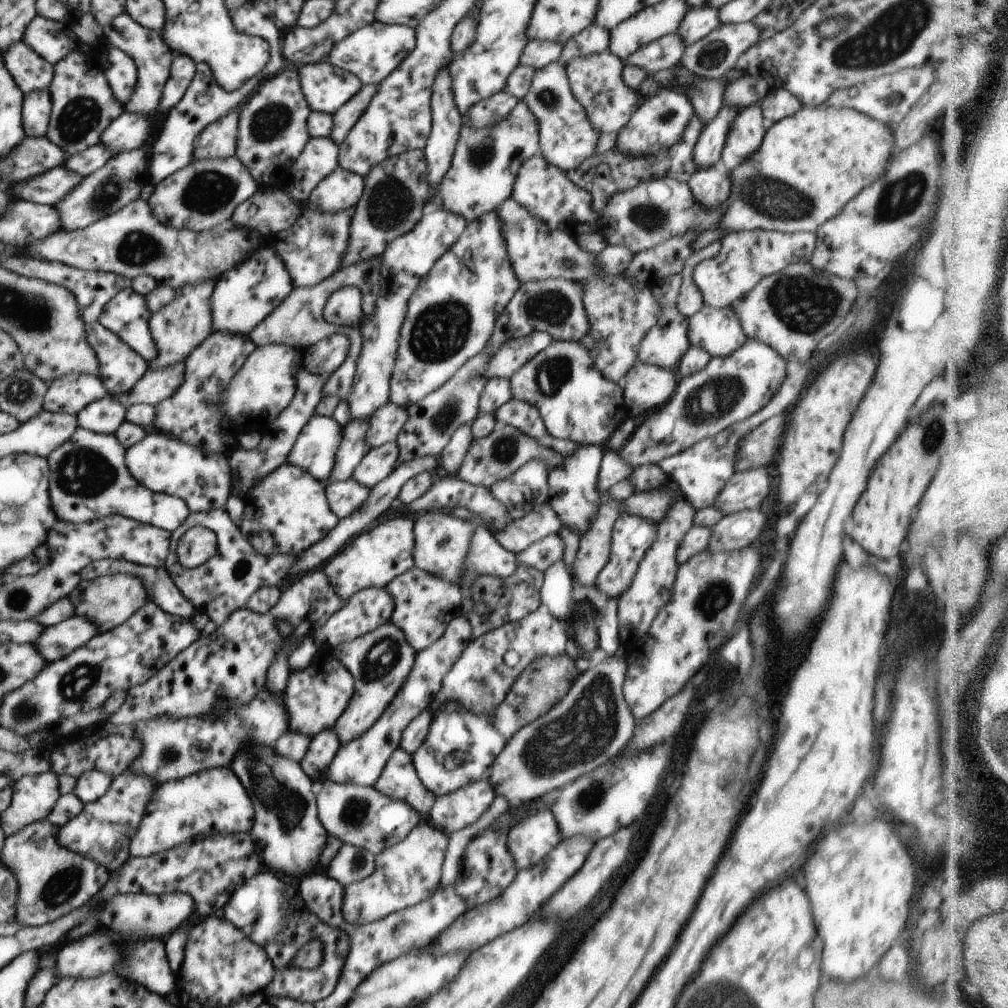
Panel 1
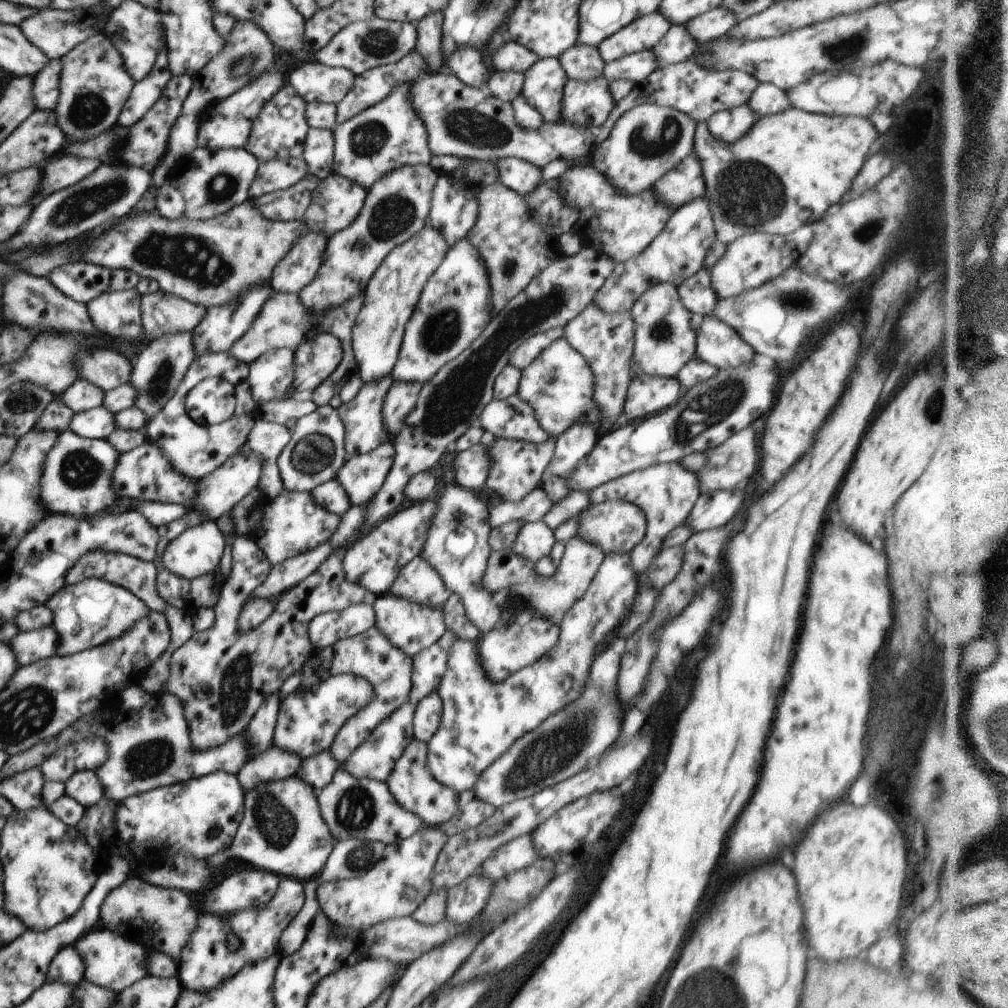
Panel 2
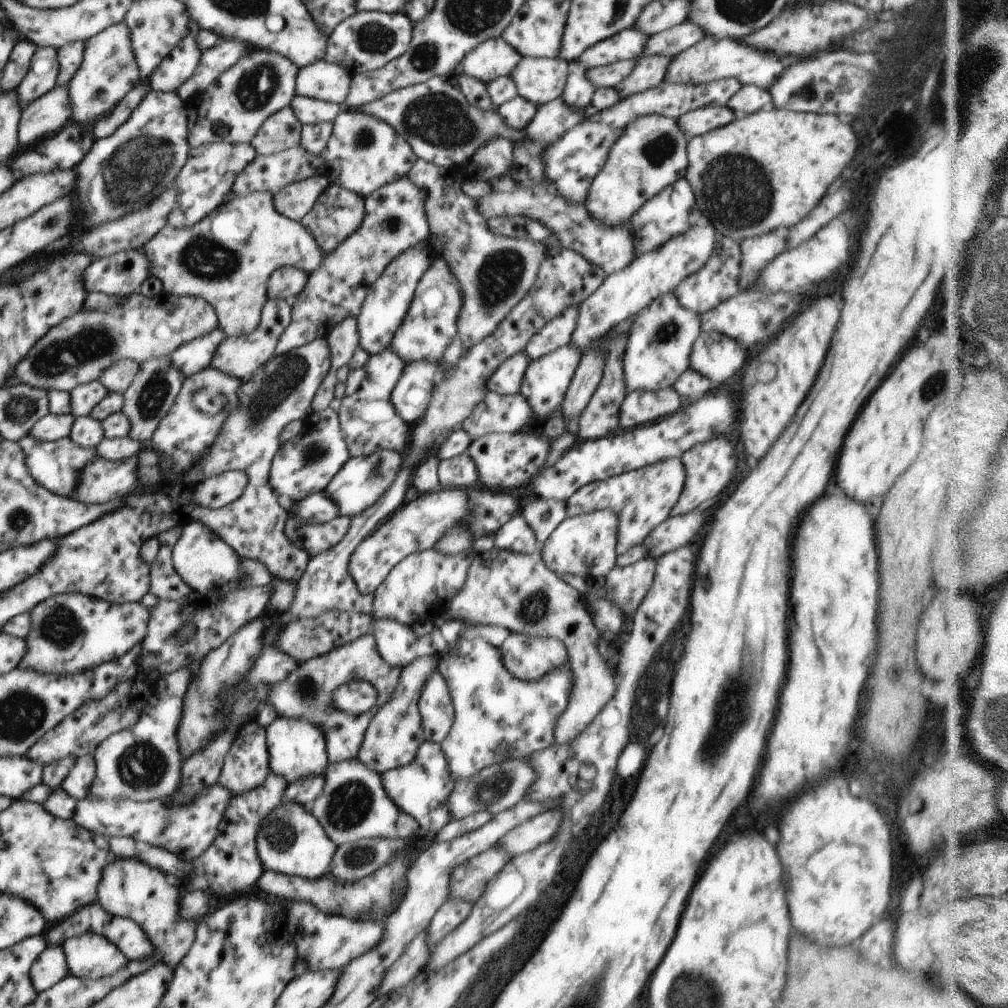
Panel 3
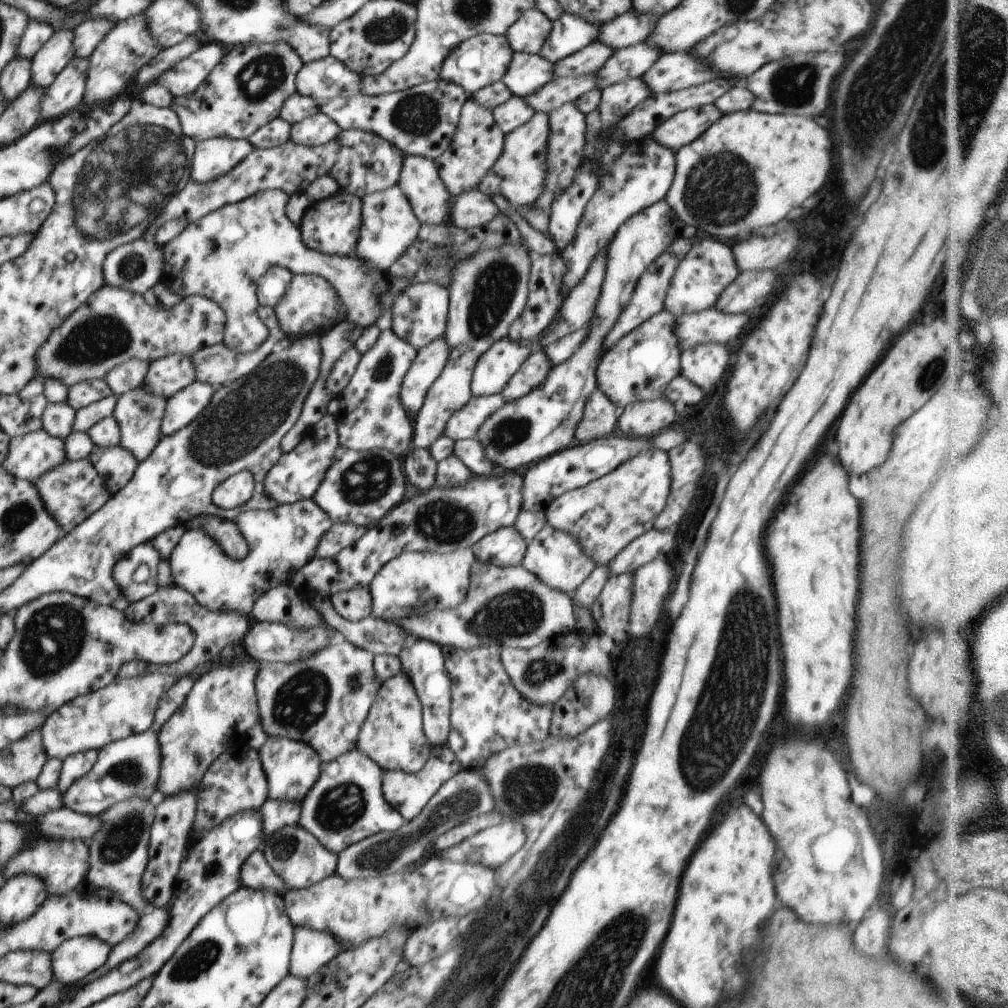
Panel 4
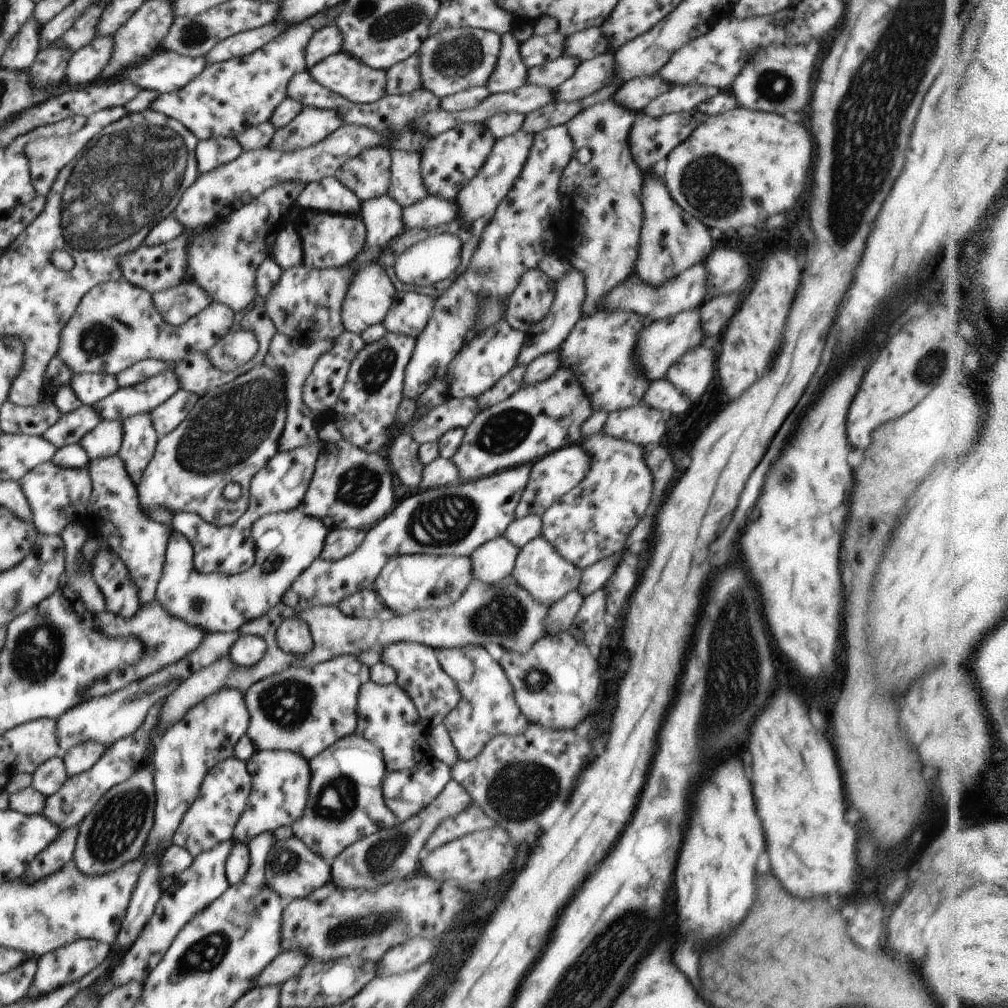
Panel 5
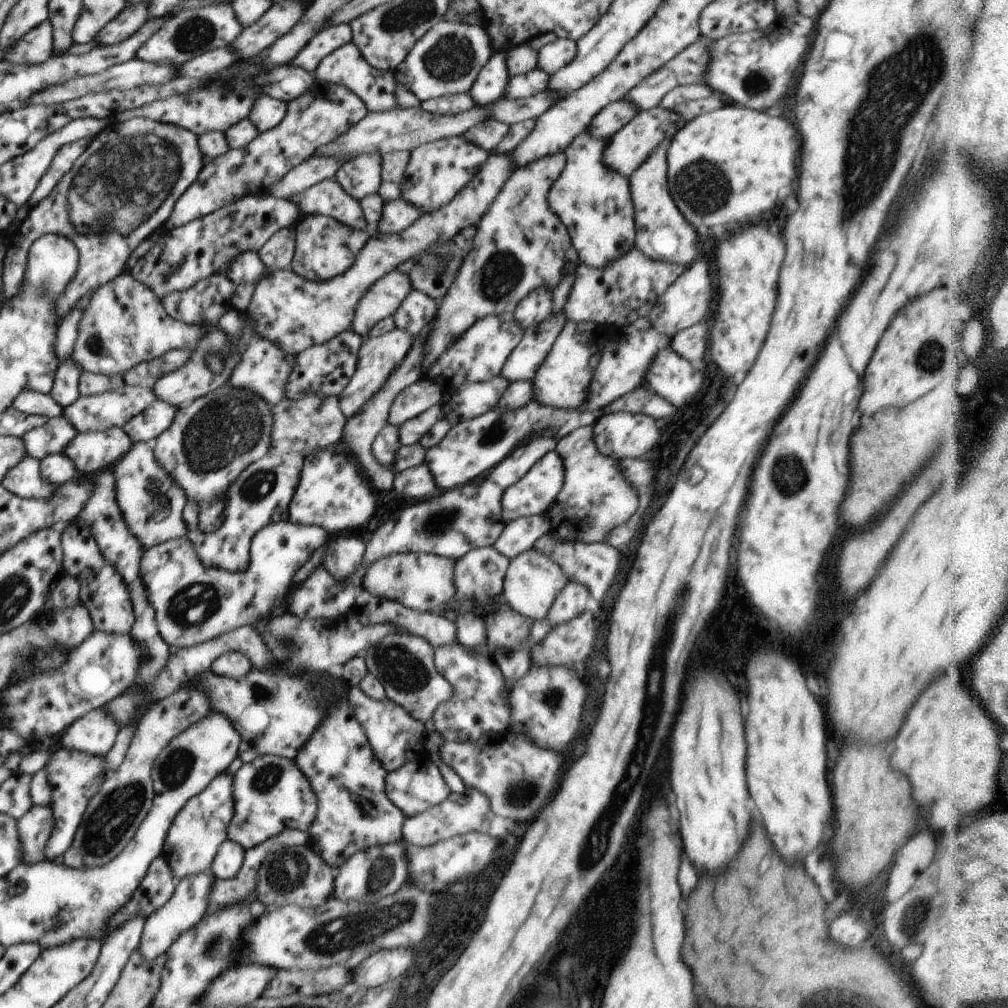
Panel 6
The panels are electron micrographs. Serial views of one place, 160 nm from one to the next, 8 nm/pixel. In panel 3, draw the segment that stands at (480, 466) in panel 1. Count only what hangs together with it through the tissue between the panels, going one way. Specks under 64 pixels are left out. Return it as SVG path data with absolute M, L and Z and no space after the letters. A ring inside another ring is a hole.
M468 453L441 459L437 470L443 488L470 488L480 483L477 466Z

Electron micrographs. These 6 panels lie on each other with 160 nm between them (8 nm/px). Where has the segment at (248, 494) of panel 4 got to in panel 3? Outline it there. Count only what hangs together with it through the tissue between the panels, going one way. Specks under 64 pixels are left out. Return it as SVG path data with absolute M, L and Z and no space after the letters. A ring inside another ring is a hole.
M226 471L197 485L194 500L209 509L224 508L243 495L248 482L244 471Z

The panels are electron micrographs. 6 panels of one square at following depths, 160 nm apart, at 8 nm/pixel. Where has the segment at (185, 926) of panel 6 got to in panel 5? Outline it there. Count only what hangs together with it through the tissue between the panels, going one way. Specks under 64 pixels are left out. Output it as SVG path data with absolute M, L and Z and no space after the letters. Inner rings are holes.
M230 840L218 843L212 850L200 853L196 858L193 858L193 863L178 876L175 876L174 884L171 884L162 893L160 900L156 903L152 918L143 928L139 937L133 942L117 966L113 968L103 986L98 985L97 995L100 998L112 987L119 987L126 982L144 983L153 968L156 968L162 960L181 928L226 892L229 882L226 878L225 860L233 844L237 842Z

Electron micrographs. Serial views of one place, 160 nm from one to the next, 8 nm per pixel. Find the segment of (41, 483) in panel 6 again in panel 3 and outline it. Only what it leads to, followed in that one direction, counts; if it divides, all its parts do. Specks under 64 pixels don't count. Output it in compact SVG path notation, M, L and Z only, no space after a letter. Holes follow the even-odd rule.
M137 454L115 463L98 457L79 472L71 499L85 505L101 505L126 497L137 480Z

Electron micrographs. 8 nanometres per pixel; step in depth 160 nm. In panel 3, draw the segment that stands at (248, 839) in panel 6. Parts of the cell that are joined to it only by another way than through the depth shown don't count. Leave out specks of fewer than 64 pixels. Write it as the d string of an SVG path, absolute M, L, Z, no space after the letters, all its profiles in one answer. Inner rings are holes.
M276 718L266 728L269 767L272 773L283 776L288 784L298 779L320 776L329 765L325 736L319 725Z

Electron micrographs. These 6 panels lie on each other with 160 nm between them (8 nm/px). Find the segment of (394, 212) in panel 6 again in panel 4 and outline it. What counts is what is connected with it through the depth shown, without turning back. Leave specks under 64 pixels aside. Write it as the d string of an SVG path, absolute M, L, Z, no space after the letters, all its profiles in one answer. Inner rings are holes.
M478 189L454 195L449 206L449 220L458 228L474 228L490 222L500 214L492 199Z

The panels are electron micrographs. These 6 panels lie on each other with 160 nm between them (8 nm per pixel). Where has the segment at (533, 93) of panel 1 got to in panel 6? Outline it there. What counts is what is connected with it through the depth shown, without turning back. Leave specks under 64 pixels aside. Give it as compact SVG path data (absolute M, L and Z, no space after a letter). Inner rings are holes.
M494 51L467 92L476 105L486 106L503 96L510 78L505 54L506 52Z

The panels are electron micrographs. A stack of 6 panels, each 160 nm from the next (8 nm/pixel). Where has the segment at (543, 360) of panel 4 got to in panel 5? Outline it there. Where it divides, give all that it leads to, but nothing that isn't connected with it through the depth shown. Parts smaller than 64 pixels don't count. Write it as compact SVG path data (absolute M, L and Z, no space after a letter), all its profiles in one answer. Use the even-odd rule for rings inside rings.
M516 365L508 374L505 374L492 388L489 388L484 394L476 397L478 409L483 411L499 402L510 398L517 390L523 386L526 366Z

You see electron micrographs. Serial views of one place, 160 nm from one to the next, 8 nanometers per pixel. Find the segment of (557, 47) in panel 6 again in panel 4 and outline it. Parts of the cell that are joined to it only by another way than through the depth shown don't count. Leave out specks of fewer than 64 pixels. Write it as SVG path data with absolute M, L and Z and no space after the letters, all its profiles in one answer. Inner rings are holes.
M631 8L623 15L604 23L595 40L609 45L614 51L629 47L644 41L658 19L659 17L636 13Z

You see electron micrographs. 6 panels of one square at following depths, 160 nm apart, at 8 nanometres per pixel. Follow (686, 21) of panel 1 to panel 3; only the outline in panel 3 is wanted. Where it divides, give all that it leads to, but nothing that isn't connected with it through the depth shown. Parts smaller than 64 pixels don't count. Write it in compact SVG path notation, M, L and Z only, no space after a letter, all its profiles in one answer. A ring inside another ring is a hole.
M660 55L640 58L629 76L614 88L620 100L623 101L626 97L644 92L651 87L657 87L664 81L670 63L671 59Z

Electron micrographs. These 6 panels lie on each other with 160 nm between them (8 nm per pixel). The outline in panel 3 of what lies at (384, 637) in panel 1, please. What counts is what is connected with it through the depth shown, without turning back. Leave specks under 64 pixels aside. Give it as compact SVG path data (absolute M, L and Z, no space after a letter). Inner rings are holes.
M372 632L363 637L343 644L326 654L300 663L294 674L288 675L282 684L276 683L272 691L267 692L266 704L270 704L278 716L294 718L297 722L319 725L325 736L327 759L329 764L341 760L357 758L366 729L370 721L392 696L398 677L398 667L389 665L378 652L377 642ZM352 681L369 682L377 690L375 706L359 715L343 714L333 702L333 692L340 686Z

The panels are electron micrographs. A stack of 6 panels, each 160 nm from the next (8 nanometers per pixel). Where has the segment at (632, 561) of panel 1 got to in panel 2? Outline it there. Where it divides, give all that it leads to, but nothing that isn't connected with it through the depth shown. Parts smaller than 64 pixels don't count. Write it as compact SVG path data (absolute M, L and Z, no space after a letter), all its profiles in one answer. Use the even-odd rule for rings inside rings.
M611 553L603 558L588 590L564 615L559 630L559 641L552 652L542 656L540 662L523 668L500 682L490 680L482 672L478 660L478 640L456 639L449 648L449 660L436 692L443 702L439 729L427 742L427 765L432 776L445 787L456 792L470 791L482 771L498 760L523 734L531 733L544 720L574 702L587 689L586 680L590 664L596 656L598 644L620 626L623 617L633 608L637 595L637 574L631 567L629 553Z

